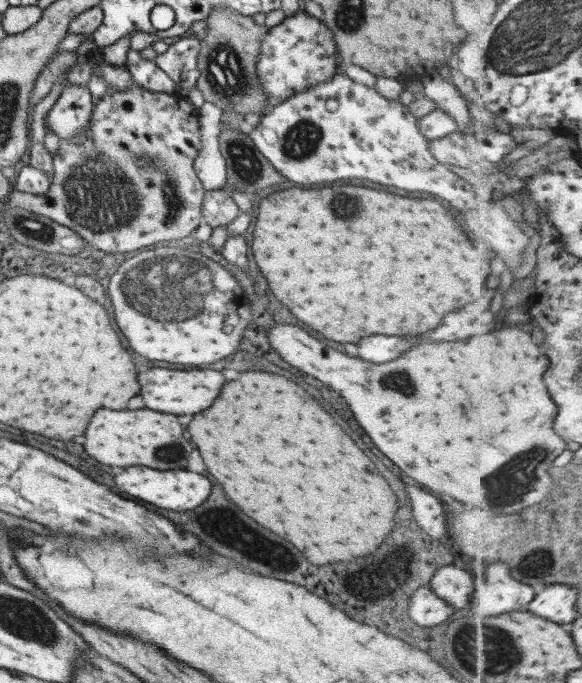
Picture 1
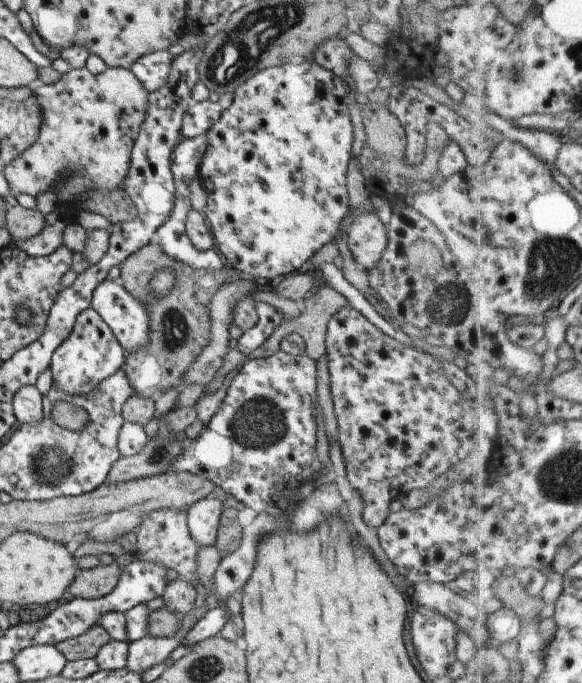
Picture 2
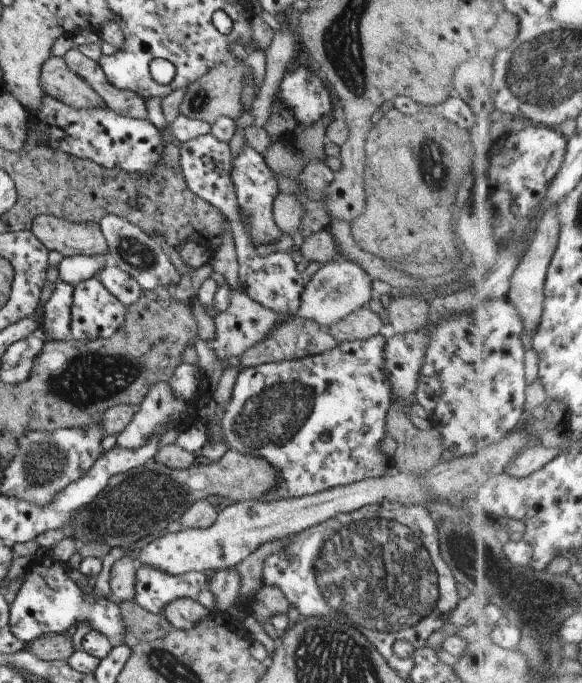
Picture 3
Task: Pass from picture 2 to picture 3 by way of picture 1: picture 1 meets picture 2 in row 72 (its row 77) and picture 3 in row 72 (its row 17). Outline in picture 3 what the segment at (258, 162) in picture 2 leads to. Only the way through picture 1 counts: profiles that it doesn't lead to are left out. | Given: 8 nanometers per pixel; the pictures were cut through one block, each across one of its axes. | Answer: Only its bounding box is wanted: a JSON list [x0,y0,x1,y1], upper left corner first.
[275,62,333,125]

